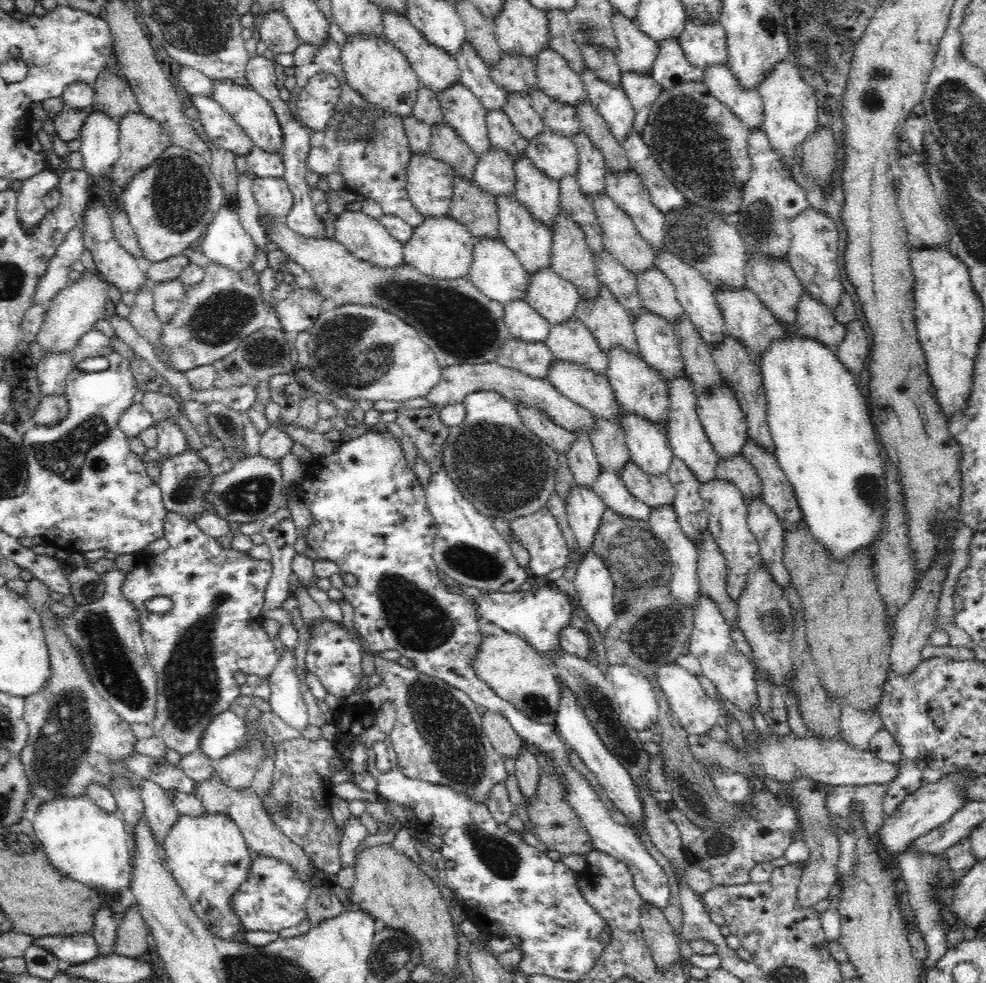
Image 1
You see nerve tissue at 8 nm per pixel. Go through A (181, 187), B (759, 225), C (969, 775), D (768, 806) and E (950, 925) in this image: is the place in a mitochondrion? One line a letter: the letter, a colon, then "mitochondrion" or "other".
A: mitochondrion
B: mitochondrion
C: other
D: mitochondrion
E: other

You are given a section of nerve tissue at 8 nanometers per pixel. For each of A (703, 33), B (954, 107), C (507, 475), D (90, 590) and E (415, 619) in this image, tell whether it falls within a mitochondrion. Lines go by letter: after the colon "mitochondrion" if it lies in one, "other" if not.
A: other
B: mitochondrion
C: mitochondrion
D: mitochondrion
E: mitochondrion

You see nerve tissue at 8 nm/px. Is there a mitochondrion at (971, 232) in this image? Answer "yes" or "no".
yes

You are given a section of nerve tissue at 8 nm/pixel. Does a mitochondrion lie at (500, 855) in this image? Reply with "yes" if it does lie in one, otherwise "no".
yes

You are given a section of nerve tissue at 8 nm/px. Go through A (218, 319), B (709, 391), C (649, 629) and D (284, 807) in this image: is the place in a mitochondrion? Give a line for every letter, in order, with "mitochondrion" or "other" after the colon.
A: mitochondrion
B: other
C: mitochondrion
D: mitochondrion

